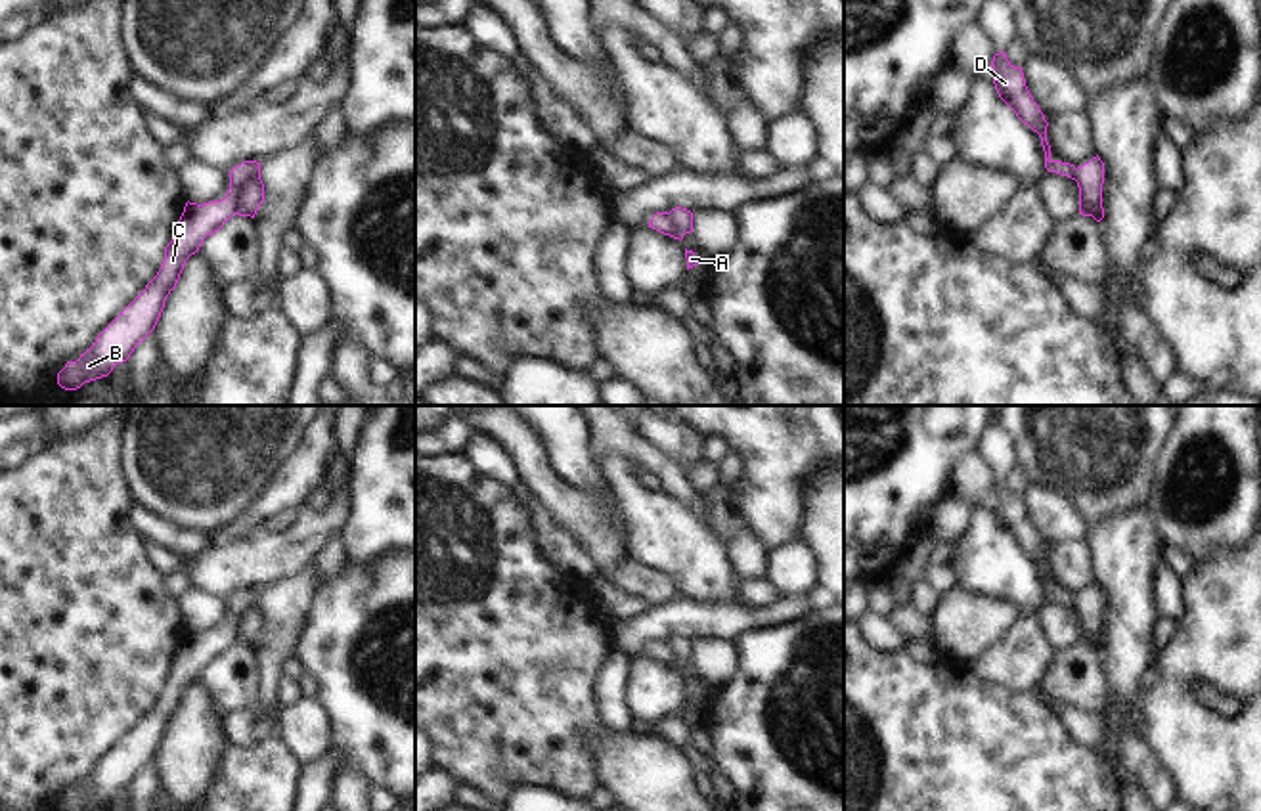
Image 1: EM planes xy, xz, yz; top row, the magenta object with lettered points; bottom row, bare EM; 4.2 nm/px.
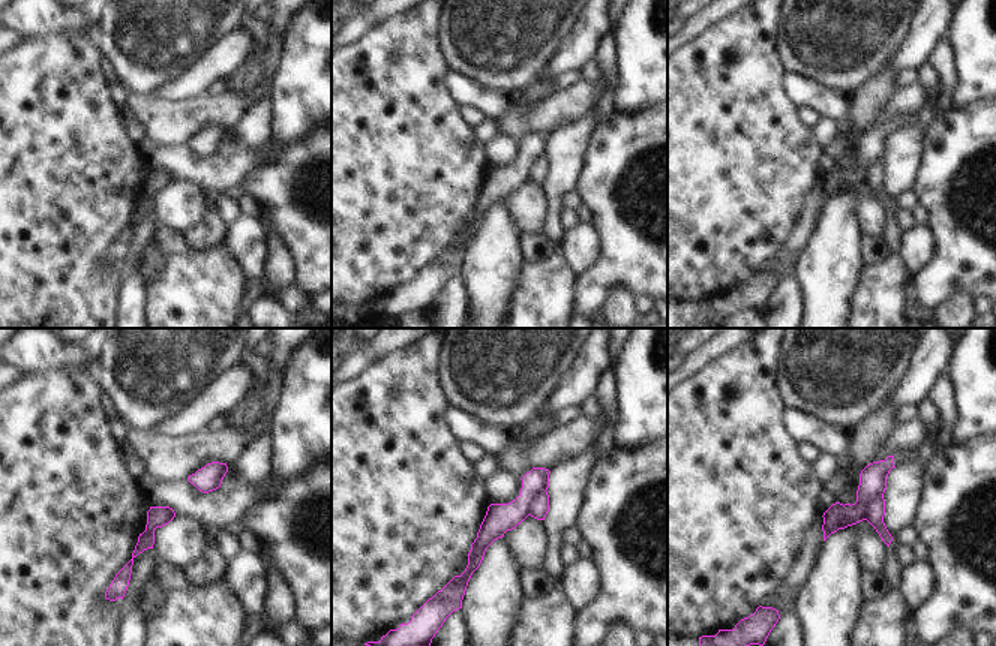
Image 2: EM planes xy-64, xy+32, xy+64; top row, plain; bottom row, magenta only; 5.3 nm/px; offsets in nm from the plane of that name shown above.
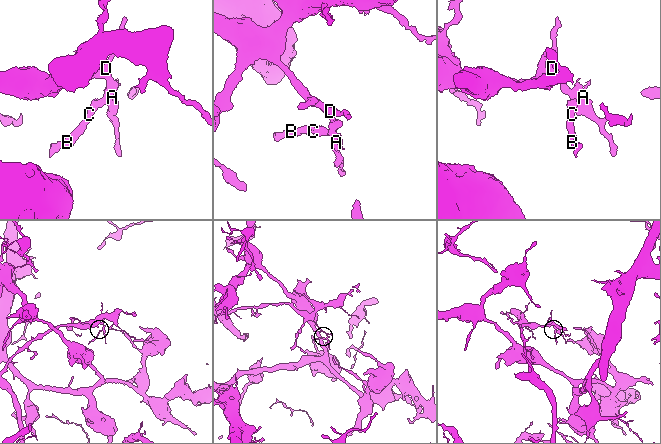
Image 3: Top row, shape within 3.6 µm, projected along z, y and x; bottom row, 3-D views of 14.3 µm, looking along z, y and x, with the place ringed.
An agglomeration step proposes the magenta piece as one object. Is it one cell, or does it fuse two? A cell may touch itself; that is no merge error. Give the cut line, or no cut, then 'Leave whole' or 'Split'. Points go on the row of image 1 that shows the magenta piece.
Split along xy (259, 163), (259, 173), (242, 190), (234, 213). Split.

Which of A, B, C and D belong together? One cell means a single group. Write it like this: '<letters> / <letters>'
A D / B C

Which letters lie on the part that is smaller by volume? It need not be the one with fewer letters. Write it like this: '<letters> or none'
B, C

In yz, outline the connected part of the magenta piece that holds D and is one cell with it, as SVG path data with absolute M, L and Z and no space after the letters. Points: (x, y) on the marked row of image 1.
M1005 52L993 55L991 61L993 69L993 84L999 98L1016 113L1016 117L1028 124L1033 132L1039 134L1041 145L1045 151L1045 168L1049 172L1056 172L1060 176L1068 176L1075 180L1075 166L1062 161L1051 159L1051 145L1047 142L1047 126L1045 115L1041 113L1039 105L1033 101L1022 67L1014 67Z

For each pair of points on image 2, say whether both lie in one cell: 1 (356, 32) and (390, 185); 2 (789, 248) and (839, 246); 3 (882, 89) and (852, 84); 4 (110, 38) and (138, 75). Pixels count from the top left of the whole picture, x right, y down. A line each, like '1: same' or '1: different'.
1: different
2: different
3: different
4: same

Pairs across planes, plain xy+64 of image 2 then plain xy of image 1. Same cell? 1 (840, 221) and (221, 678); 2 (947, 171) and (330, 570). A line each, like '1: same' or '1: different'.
1: different
2: different

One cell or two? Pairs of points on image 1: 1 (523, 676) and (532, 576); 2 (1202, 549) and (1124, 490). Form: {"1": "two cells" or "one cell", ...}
{"1": "one cell", "2": "two cells"}

